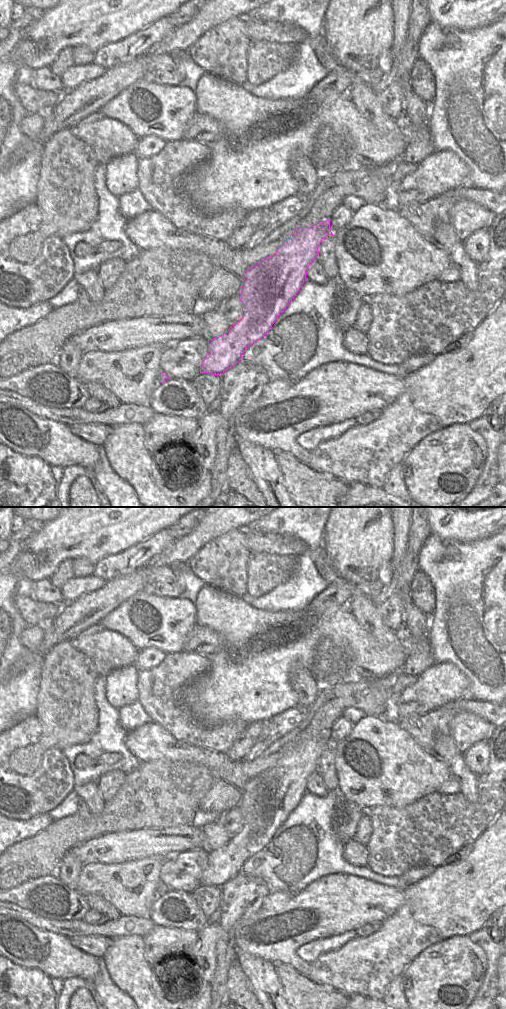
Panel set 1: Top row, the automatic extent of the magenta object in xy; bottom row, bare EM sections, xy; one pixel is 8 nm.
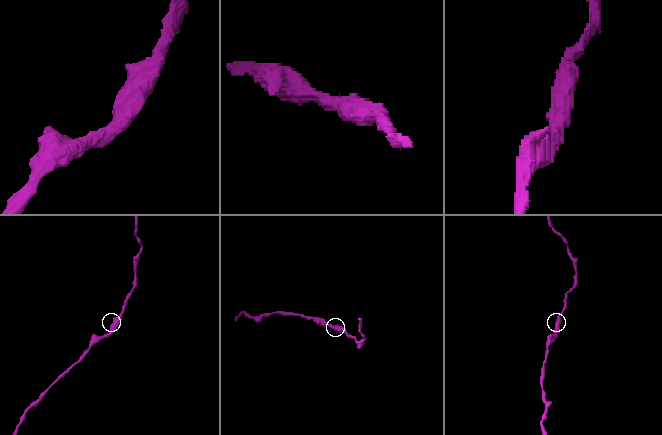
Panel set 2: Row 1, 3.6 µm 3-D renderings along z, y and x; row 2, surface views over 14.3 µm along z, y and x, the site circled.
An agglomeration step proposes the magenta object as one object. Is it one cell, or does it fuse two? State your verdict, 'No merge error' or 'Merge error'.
No merge error

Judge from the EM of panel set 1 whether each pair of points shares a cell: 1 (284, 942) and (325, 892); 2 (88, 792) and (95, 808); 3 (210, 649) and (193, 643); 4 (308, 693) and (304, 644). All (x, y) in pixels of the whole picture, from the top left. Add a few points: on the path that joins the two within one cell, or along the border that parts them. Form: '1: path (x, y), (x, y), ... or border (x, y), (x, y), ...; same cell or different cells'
1: path (301, 937), (318, 926), (323, 909); same cell
2: path (91, 796), (95, 804); same cell
3: path (209, 644), (204, 640), (198, 641); same cell
4: border (309, 668), (295, 665), (290, 670), (293, 688); different cells

